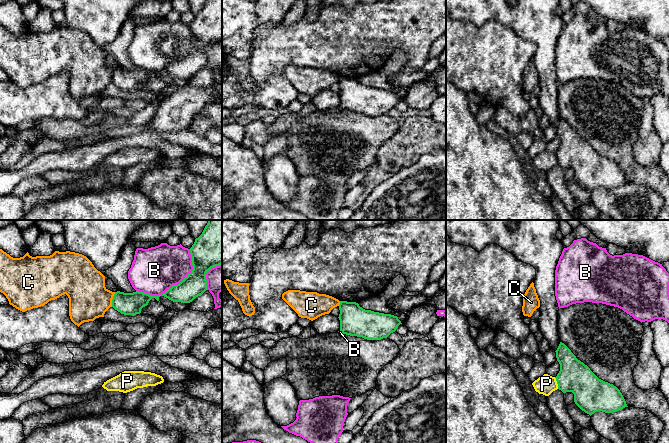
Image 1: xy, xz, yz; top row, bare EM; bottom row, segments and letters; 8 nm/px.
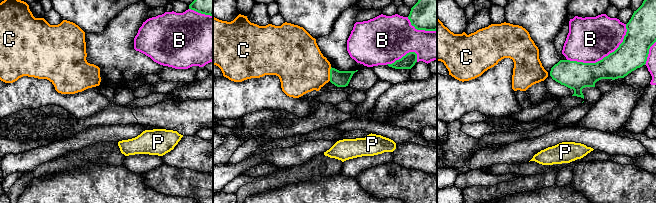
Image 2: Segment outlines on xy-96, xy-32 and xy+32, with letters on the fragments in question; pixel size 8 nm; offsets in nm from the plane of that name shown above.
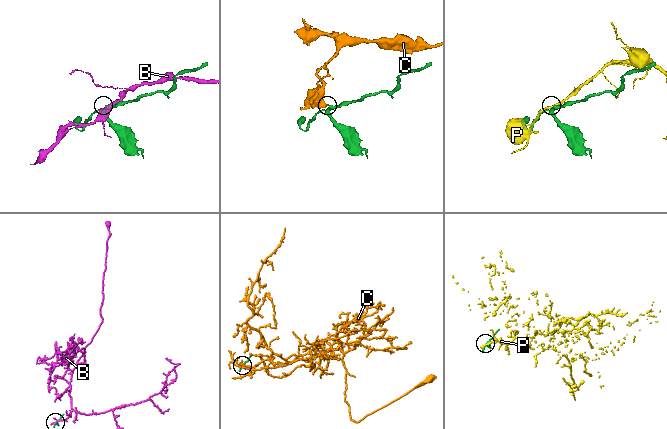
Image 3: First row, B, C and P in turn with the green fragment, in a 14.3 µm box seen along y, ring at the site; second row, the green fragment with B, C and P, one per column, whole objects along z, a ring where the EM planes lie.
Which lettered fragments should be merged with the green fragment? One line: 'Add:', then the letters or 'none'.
Add: none

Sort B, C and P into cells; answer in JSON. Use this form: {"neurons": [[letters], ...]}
{"neurons": [["B"], ["C"], ["P"]]}

